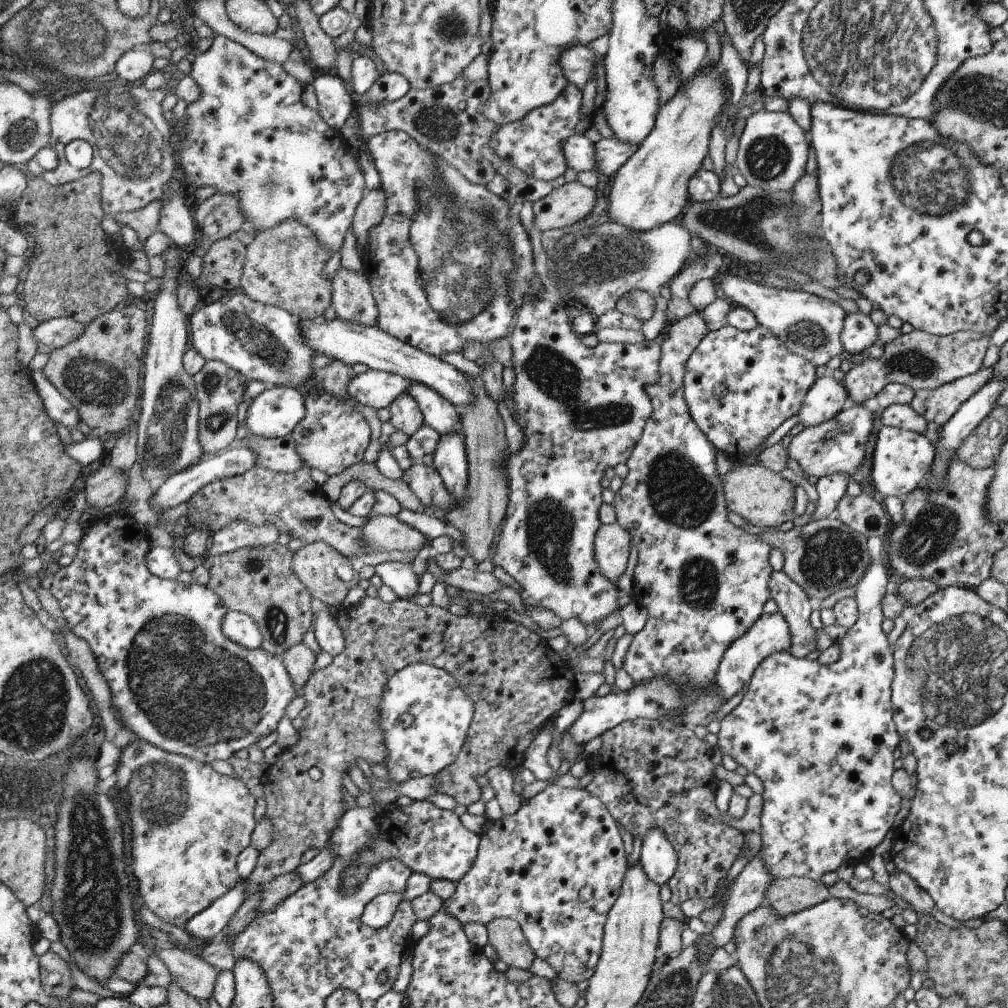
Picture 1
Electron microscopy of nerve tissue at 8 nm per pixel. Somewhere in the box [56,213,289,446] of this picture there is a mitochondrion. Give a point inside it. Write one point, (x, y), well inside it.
(95, 383)

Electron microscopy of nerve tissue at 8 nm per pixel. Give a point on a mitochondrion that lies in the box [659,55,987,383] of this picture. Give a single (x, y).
(932, 182)

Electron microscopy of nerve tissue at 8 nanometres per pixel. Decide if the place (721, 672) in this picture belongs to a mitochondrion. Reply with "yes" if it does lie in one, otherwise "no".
no

